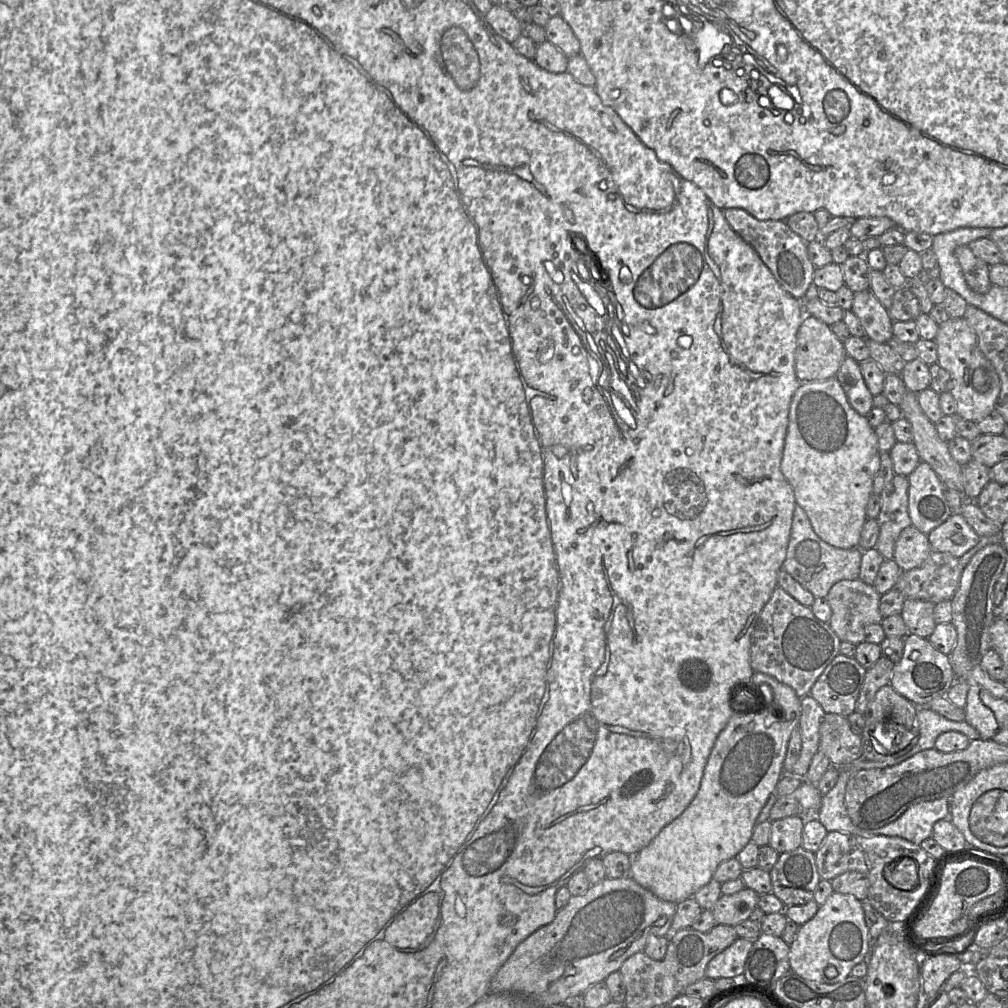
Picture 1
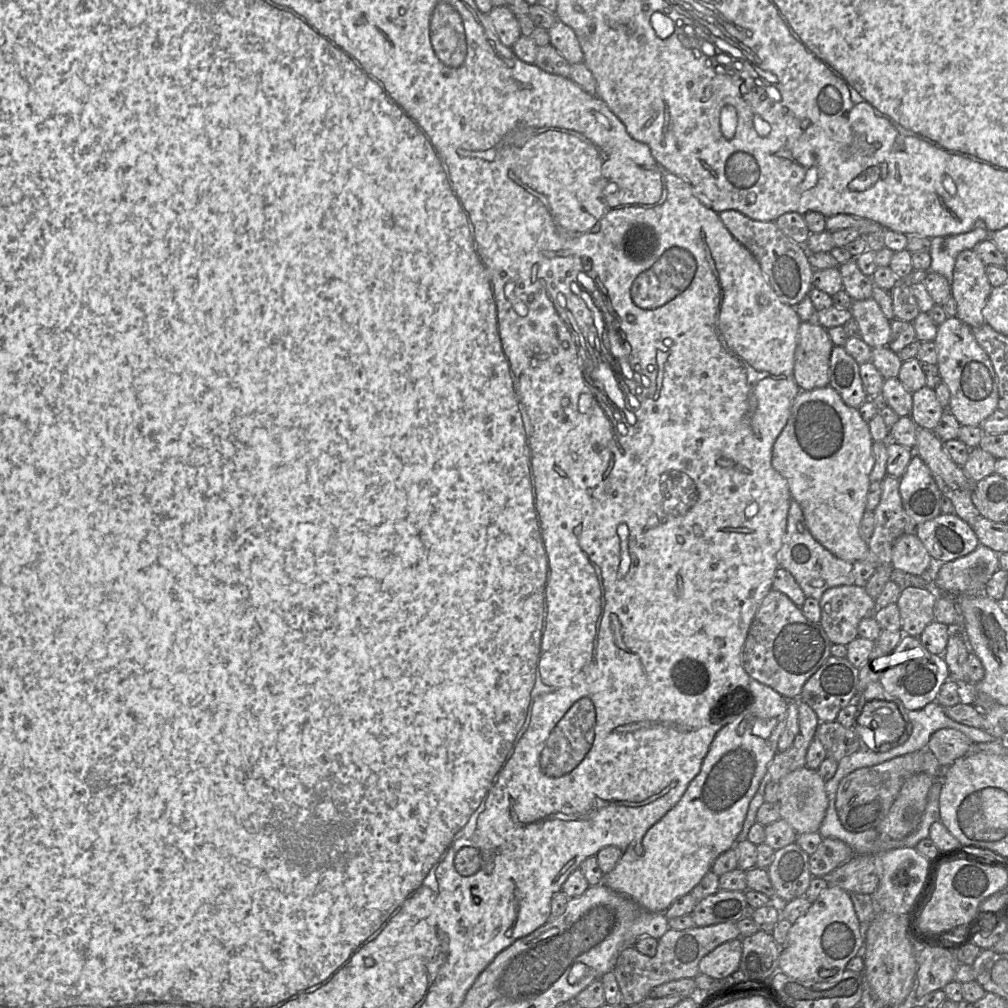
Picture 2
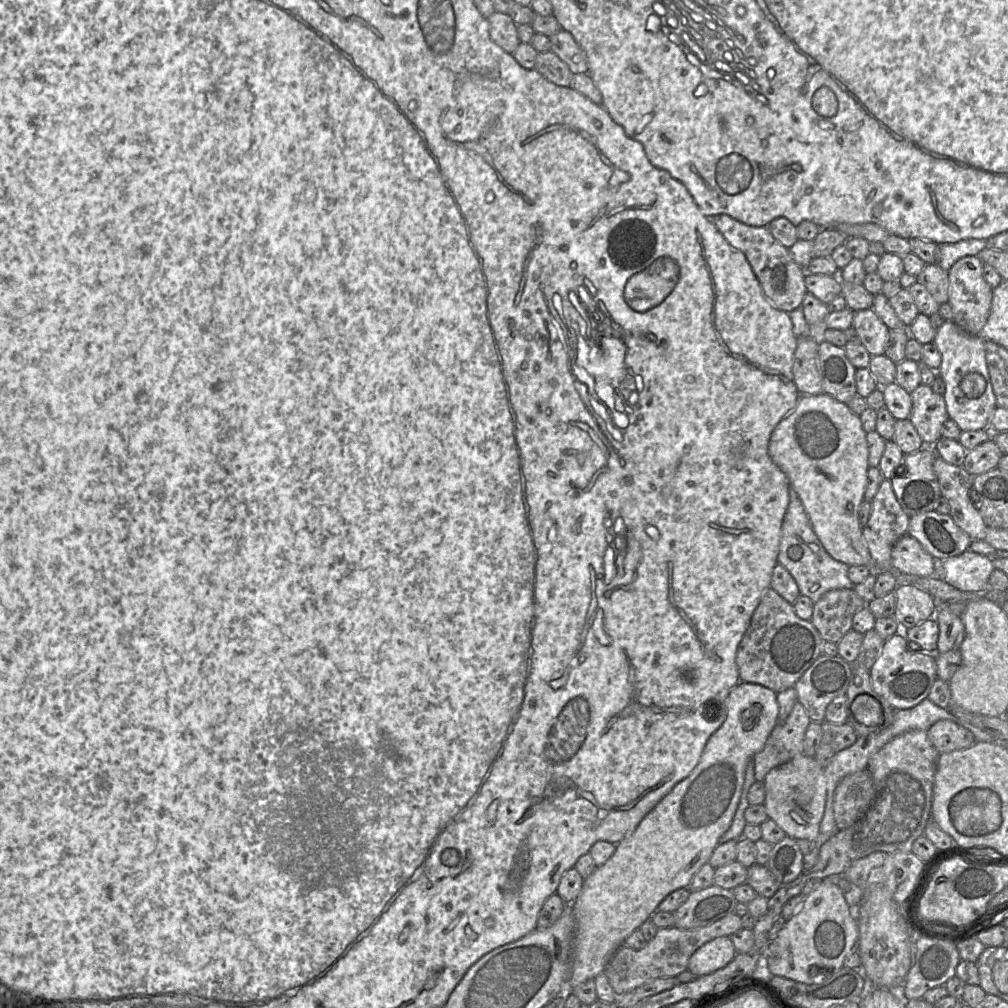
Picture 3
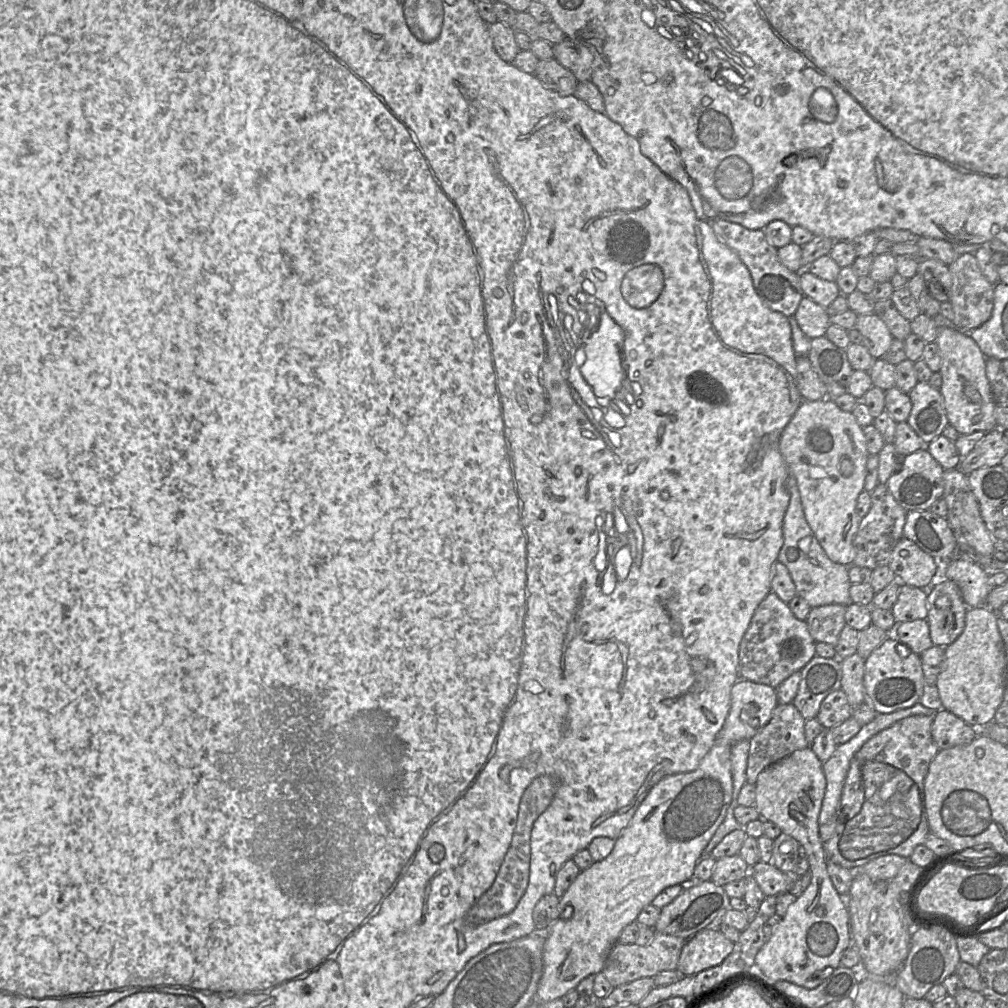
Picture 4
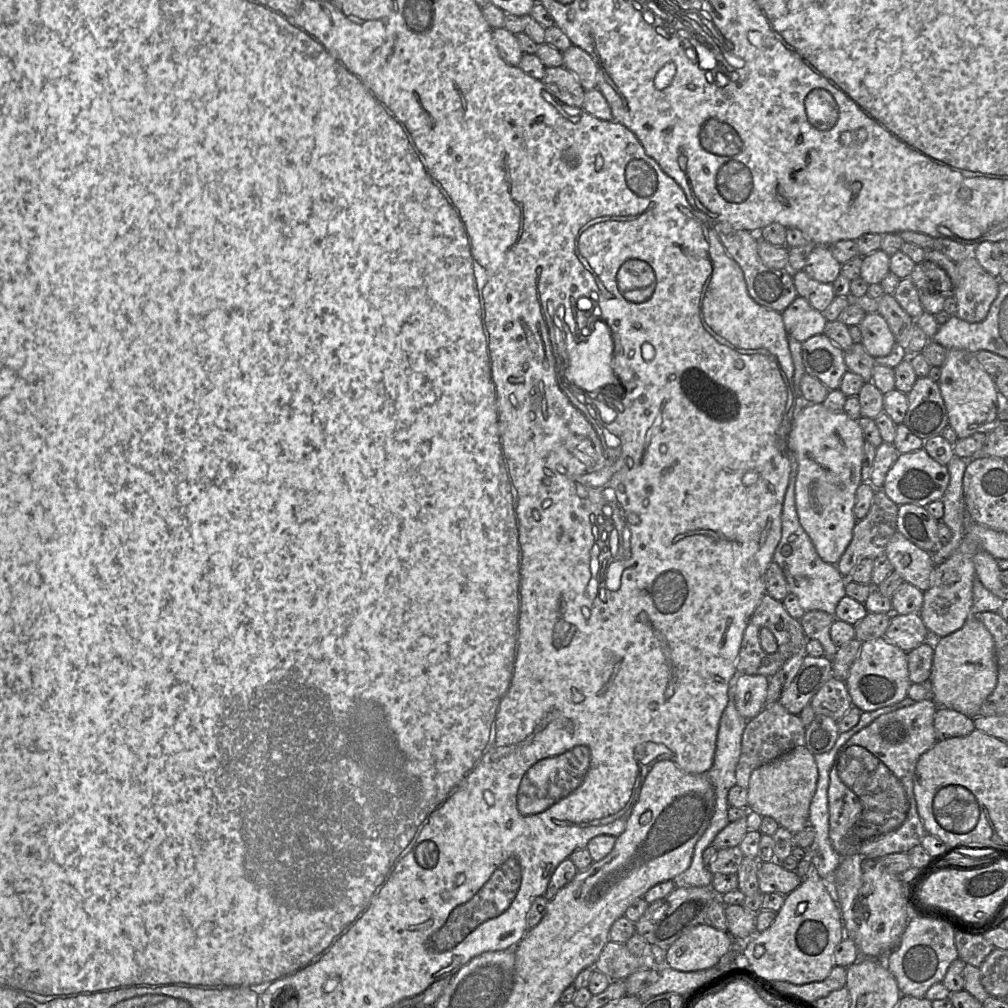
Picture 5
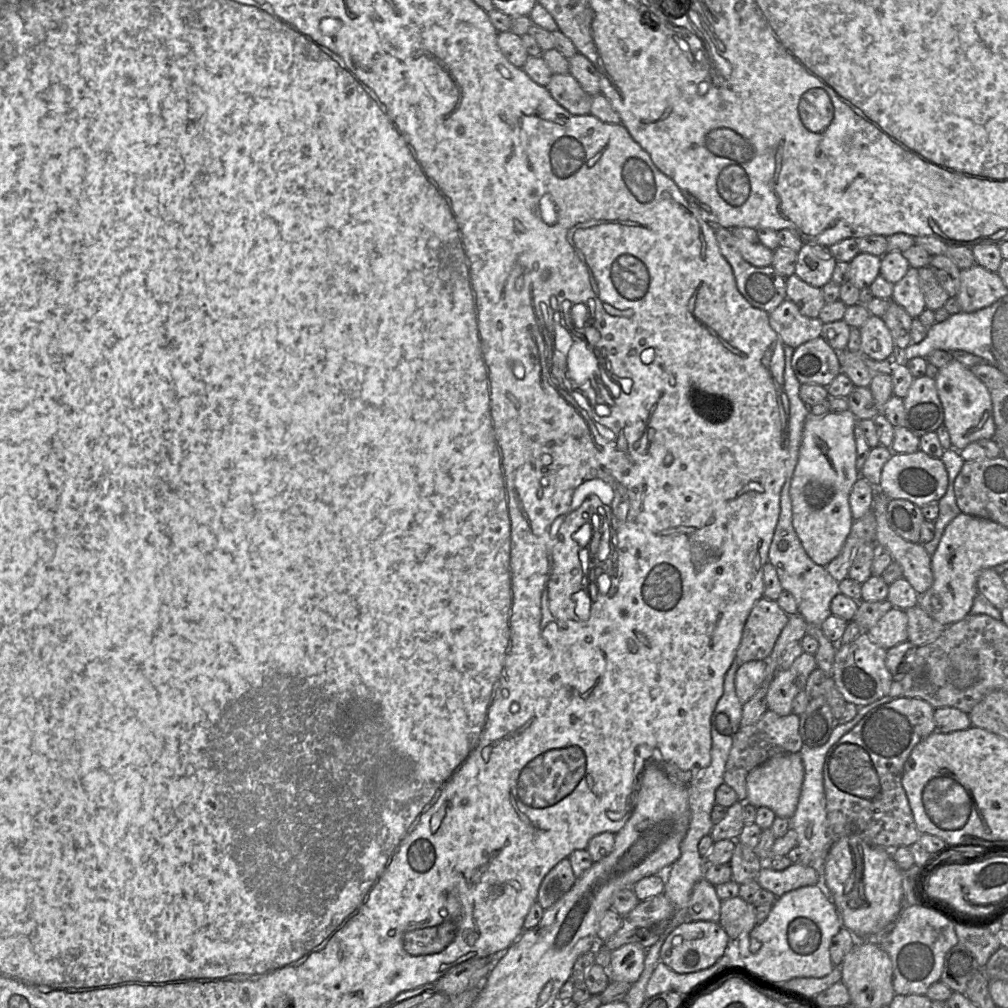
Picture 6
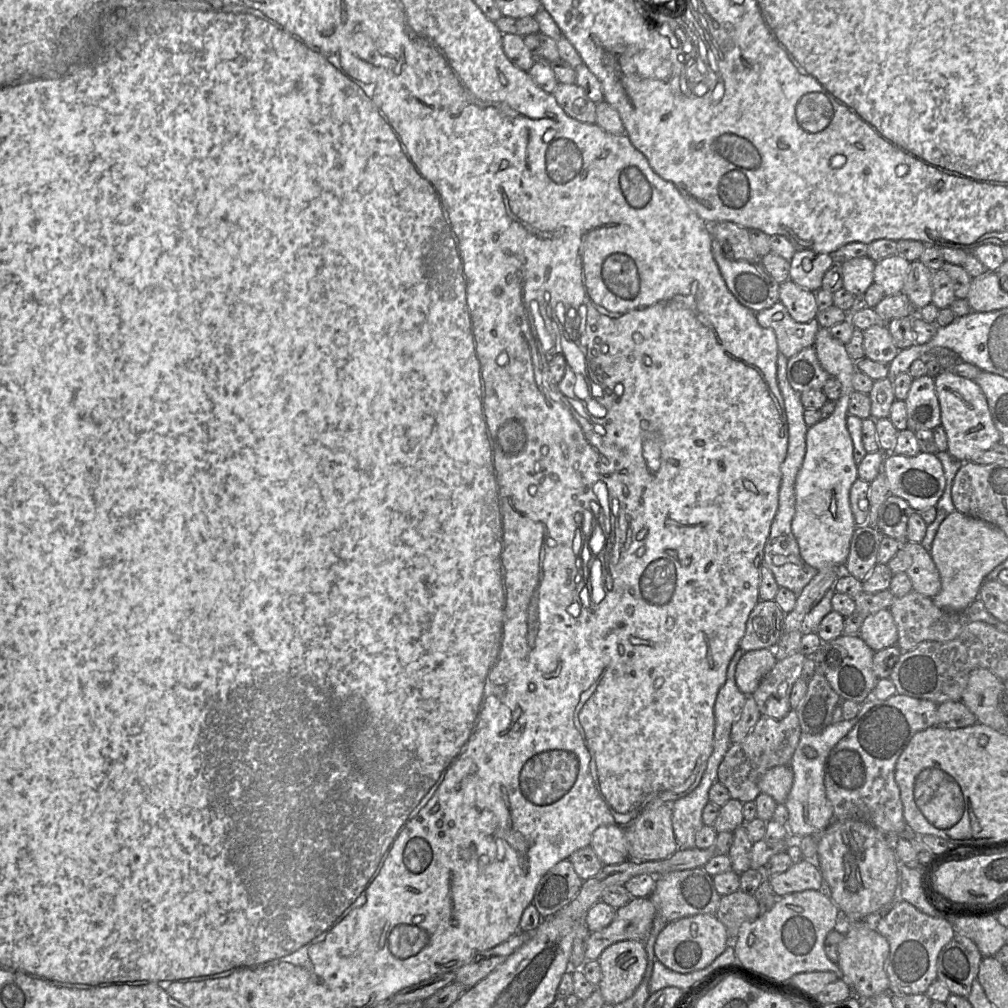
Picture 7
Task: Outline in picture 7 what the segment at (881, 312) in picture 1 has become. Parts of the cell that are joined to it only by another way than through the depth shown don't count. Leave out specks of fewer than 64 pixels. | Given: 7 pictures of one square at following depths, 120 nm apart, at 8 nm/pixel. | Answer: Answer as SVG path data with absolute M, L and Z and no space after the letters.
M886 324L874 325L863 331L865 357L883 364L889 364L900 351Z

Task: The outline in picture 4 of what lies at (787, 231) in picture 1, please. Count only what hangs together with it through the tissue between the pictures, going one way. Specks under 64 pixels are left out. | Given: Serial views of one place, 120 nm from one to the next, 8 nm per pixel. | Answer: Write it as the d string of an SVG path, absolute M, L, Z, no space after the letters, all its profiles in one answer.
M727 220L706 221L711 224L716 236L732 249L750 271L754 289L762 302L771 310L786 317L793 316L804 297L799 273L790 271L778 258L777 248L766 240L763 229L752 230Z

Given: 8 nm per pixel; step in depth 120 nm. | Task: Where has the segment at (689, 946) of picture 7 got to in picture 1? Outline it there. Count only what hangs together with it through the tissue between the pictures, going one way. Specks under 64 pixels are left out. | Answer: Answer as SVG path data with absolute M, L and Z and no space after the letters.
M739 938L710 960L706 968L706 977L712 980L733 978L744 973L745 962L753 946L748 939Z

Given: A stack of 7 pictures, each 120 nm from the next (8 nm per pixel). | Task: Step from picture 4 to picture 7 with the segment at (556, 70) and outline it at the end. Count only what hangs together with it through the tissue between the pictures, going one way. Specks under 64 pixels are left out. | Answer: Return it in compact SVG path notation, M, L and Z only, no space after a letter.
M558 83L552 95L571 118L585 123L596 123L596 104L576 83Z

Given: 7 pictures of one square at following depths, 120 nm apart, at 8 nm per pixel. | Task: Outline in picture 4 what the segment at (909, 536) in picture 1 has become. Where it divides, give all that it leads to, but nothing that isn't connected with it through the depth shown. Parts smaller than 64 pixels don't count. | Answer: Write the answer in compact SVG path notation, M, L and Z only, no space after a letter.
M905 537L895 545L888 566L901 583L927 590L936 573L934 558Z

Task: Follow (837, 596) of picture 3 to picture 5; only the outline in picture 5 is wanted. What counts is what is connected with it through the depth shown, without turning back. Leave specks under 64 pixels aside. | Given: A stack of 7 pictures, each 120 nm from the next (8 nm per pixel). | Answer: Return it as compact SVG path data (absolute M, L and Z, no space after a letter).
M820 610L806 612L799 620L808 639L818 640L824 649L824 656L833 660L838 647L830 636L830 628L836 617Z

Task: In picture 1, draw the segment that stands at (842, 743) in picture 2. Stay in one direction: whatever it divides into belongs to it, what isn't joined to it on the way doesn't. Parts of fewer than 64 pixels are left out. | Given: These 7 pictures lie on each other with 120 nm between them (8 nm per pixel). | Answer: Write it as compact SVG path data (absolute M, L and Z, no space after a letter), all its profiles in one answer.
M826 713L820 724L820 747L832 765L847 767L862 759L862 742L845 716Z

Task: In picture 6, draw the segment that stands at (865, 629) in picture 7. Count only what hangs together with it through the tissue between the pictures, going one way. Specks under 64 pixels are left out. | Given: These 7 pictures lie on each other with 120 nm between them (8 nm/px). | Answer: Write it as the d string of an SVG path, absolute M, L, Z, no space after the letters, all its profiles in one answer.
M892 607L868 634L877 645L888 650L908 640L907 622L905 610Z

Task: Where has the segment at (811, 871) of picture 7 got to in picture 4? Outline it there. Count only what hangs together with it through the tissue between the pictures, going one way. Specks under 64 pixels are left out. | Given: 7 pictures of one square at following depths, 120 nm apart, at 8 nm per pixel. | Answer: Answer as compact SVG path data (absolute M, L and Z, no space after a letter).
M758 861L750 869L758 886L765 896L779 895L790 892L798 876L793 873L785 873L770 863Z

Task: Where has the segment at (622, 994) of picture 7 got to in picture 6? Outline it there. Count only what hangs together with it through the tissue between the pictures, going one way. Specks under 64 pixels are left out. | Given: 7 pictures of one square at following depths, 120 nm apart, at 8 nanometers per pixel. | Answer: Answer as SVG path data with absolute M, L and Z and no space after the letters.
M628 943L612 950L608 969L611 981L635 983L644 969L646 949L640 944Z

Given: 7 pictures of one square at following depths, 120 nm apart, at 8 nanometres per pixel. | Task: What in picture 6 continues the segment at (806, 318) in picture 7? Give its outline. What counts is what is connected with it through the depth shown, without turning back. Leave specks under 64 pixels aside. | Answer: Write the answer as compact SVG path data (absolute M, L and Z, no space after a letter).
M795 274L786 278L786 295L809 318L817 318L826 304L821 288L807 284Z

